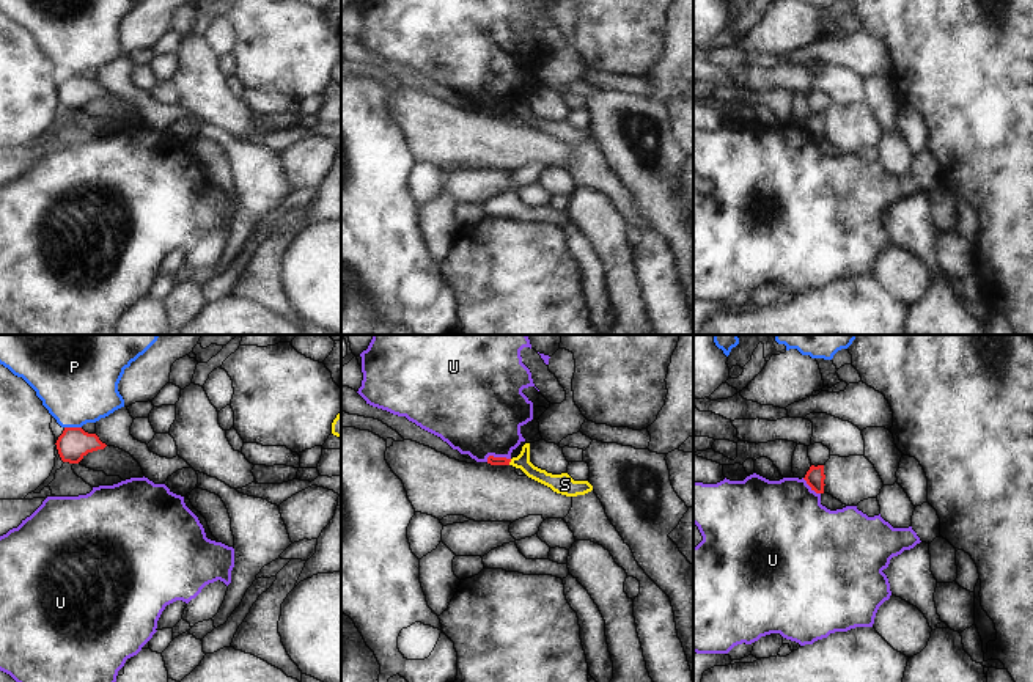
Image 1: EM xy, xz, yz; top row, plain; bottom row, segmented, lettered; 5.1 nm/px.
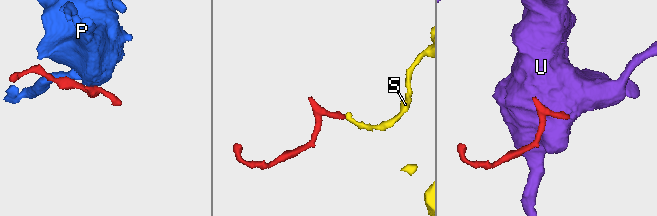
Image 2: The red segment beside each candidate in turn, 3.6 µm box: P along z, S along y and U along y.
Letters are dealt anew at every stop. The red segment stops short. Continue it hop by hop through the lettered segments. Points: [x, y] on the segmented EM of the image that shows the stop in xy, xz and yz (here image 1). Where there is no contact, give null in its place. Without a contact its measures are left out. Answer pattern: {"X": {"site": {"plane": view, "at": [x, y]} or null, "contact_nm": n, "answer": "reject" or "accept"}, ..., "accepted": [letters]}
{"P": {"site": {"plane": "xy", "at": [73, 428]}, "contact_nm": 90, "answer": "reject"}, "S": {"site": {"plane": "xz", "at": [510, 461]}, "contact_nm": 40, "answer": "reject"}, "U": {"site": {"plane": "xz", "at": [499, 458]}, "contact_nm": 130, "answer": "reject"}, "accepted": []}

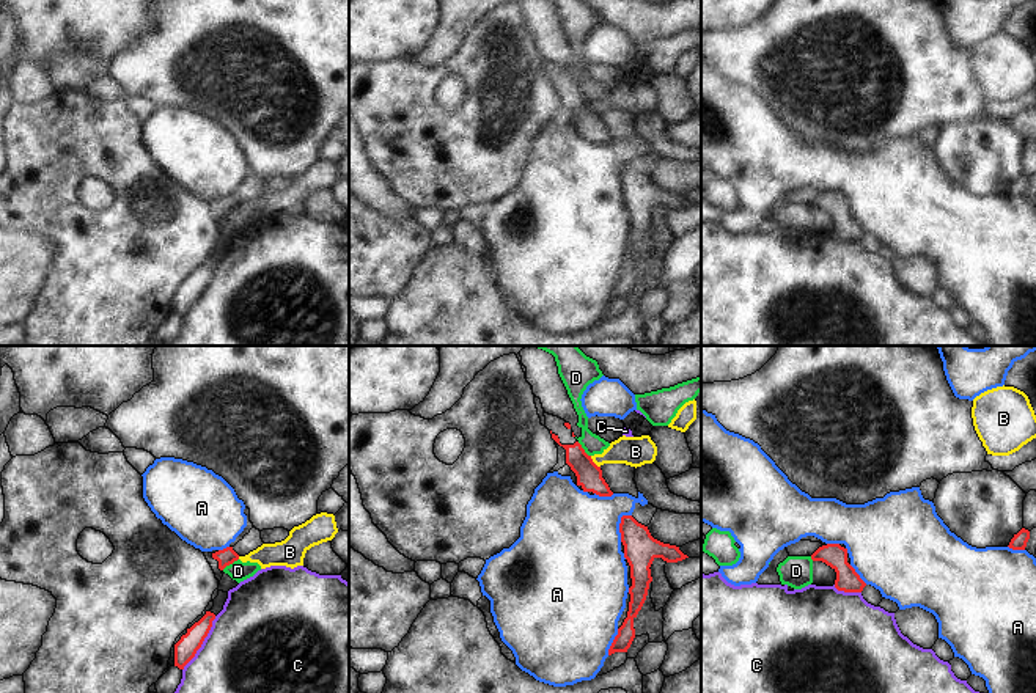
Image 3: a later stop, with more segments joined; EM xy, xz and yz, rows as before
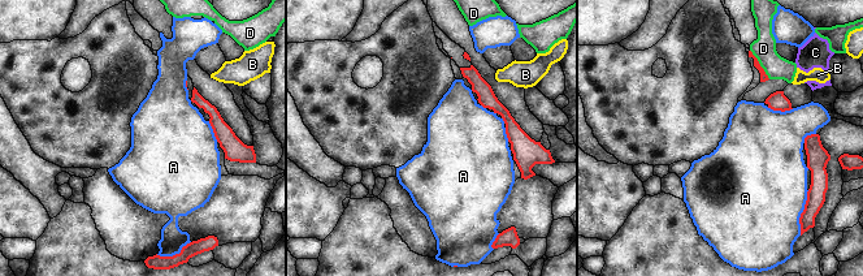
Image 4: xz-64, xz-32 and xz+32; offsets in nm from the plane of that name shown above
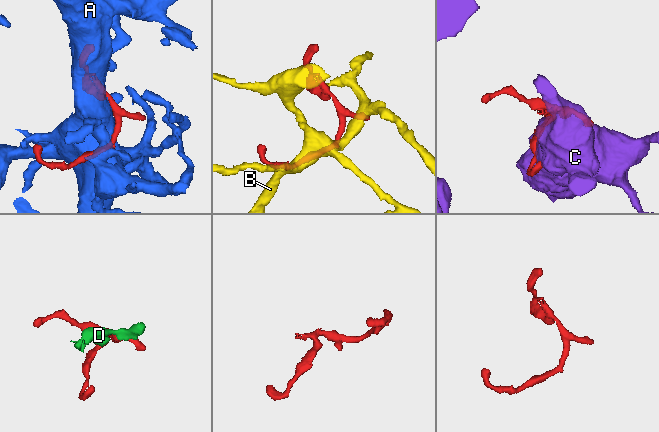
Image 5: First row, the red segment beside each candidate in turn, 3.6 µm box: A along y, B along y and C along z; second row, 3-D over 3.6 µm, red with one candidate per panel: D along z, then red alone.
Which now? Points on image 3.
{"A": {"site": {"plane": "xz", "at": [620, 525]}, "contact_nm": 160, "answer": "reject"}, "B": {"site": {"plane": "xz", "at": [593, 462]}, "contact_nm": 80, "answer": "reject"}, "C": {"site": {"plane": "xy", "at": [202, 643]}, "contact_nm": 320, "answer": "reject"}, "D": {"site": {"plane": "xy", "at": [230, 563]}, "contact_nm": 110, "answer": "reject"}, "accepted": []}

